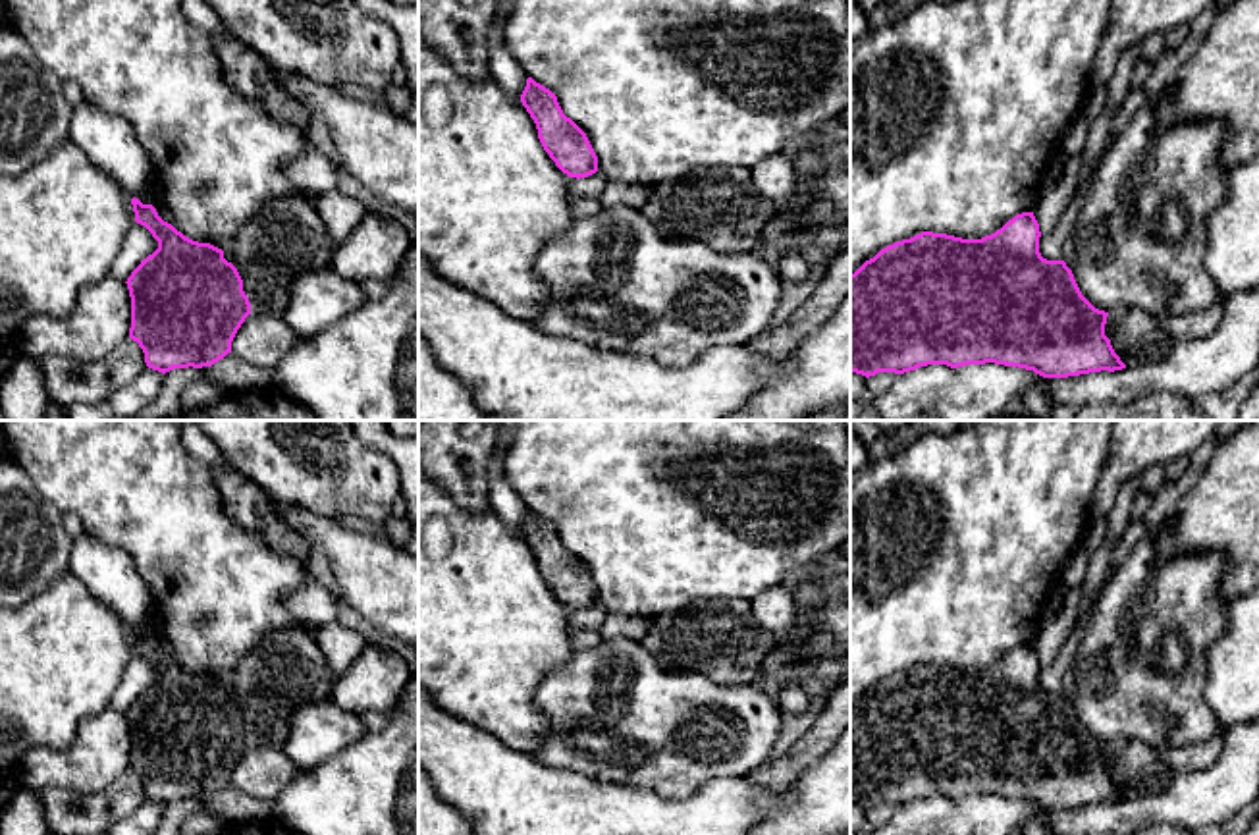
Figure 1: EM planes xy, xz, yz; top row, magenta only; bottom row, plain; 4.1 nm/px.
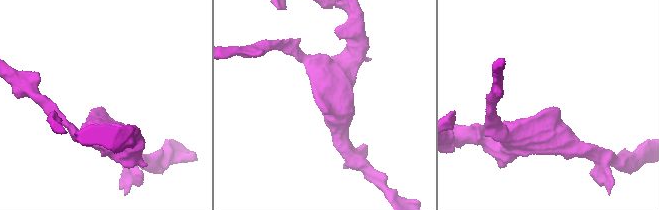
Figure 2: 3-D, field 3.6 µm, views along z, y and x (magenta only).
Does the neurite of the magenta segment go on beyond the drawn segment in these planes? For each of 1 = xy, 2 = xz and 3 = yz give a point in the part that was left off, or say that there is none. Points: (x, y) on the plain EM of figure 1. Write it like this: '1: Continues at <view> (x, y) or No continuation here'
1: No continuation here
2: No continuation here
3: No continuation here

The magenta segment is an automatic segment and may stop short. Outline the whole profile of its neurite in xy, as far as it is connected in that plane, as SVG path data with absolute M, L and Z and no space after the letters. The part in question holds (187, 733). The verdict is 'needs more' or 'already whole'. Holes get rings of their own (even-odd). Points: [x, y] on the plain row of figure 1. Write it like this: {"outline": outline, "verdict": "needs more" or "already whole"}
{"outline": "M135 629L131 636L135 654L152 665L158 681L141 692L125 714L131 729L129 769L143 781L147 798L162 806L212 798L231 785L237 762L251 746L237 700L224 690L222 681L193 673L164 654L152 636Z", "verdict": "already whole"}

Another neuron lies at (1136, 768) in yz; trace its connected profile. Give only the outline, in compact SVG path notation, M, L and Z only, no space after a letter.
M1138 739L1109 744L1105 768L1126 798L1138 798L1159 787L1170 773L1163 762L1163 748L1153 748Z

